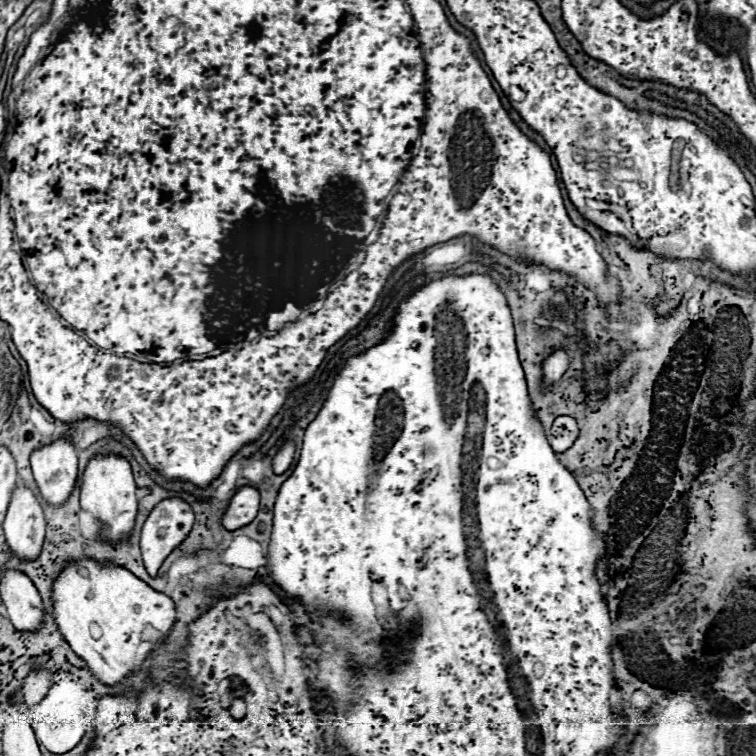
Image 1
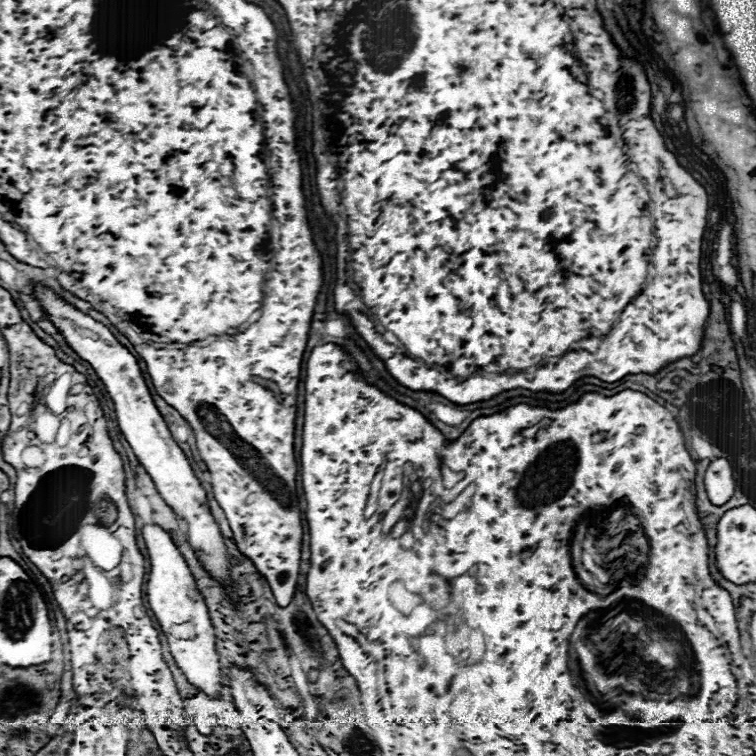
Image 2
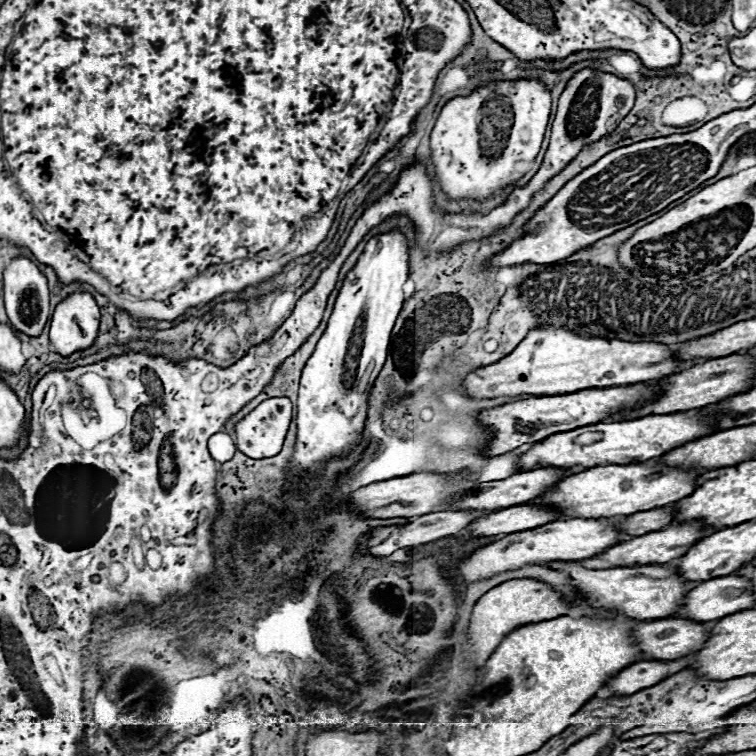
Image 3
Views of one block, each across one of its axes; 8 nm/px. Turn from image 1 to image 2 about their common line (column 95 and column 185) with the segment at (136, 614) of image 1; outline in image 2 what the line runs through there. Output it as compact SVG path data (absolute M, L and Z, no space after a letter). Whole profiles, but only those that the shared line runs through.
M146 524L142 528L142 538L150 558L150 576L148 576L148 588L146 588L150 610L154 612L168 640L170 654L174 656L184 676L190 680L190 684L202 688L206 694L212 696L220 690L220 664L218 664L218 652L214 650L214 644L216 644L214 626L210 622L204 596L200 594L196 580L186 560L178 552L176 544L160 526Z

